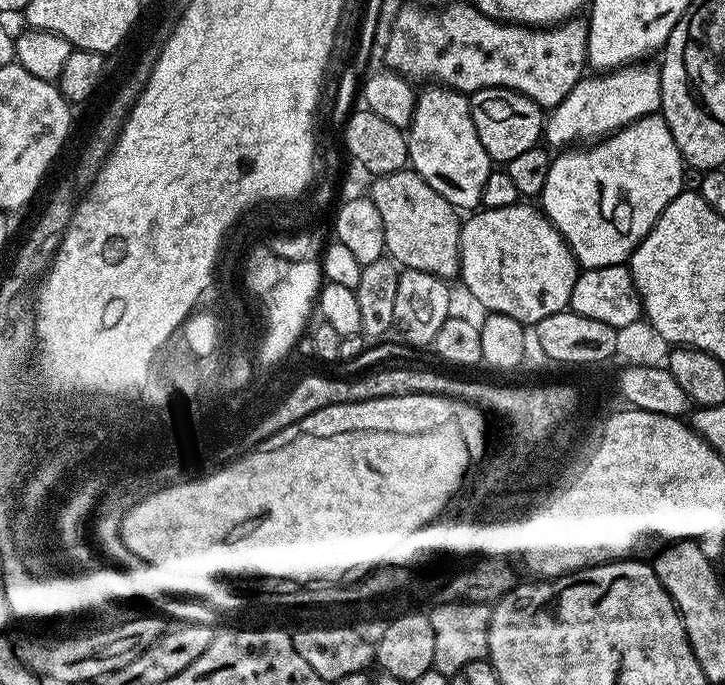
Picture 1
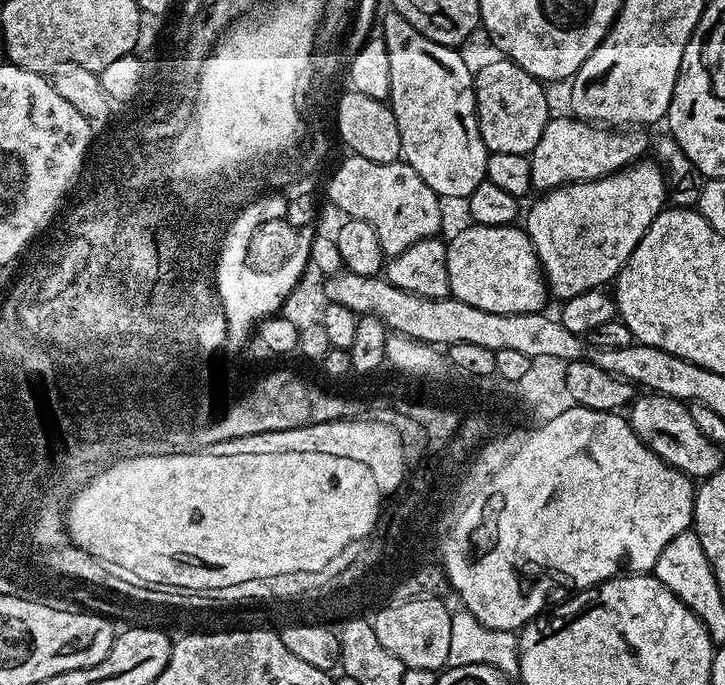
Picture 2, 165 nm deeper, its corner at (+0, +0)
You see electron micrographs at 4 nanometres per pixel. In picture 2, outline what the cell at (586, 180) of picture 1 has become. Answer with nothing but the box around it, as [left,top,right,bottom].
[526,162,666,301]

